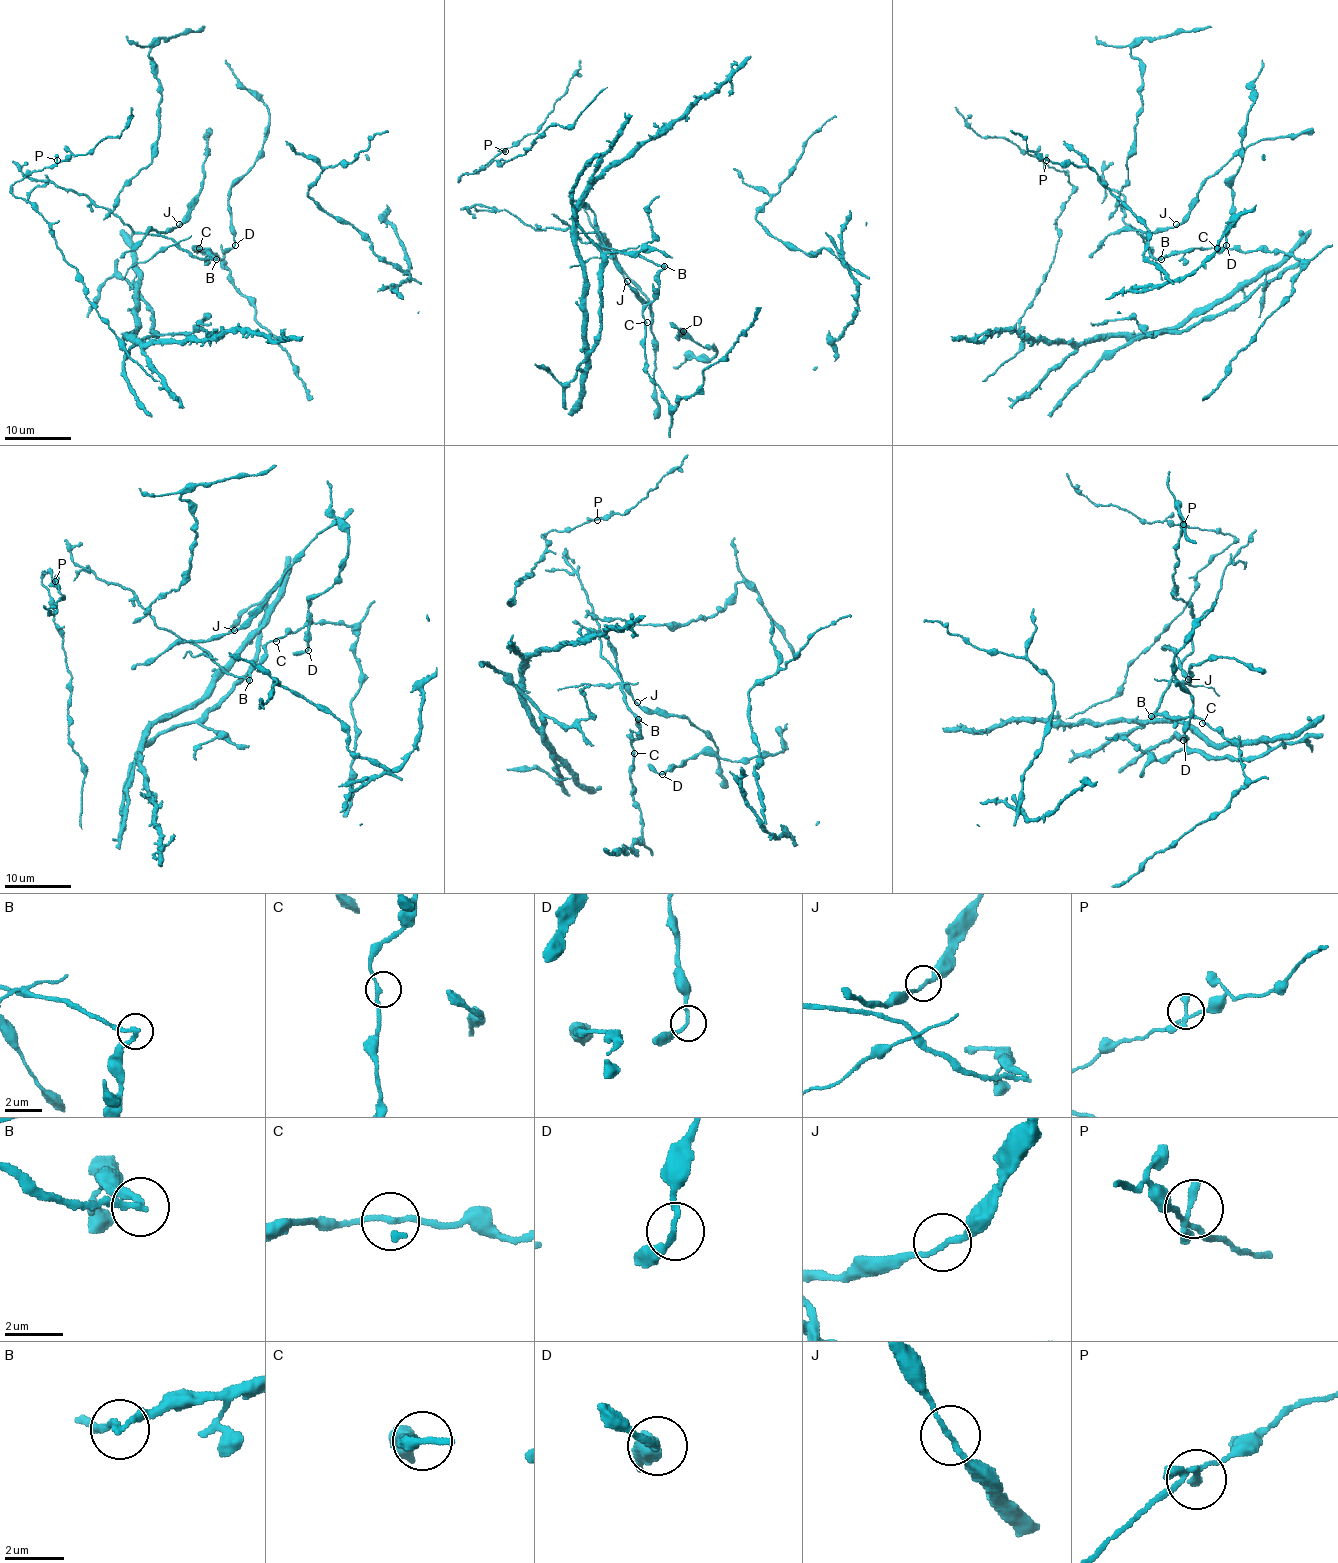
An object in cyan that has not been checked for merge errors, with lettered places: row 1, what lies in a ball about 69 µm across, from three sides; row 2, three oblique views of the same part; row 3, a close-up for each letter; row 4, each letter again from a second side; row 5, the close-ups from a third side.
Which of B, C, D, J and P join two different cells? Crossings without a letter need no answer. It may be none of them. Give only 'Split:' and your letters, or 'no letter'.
Split: B

